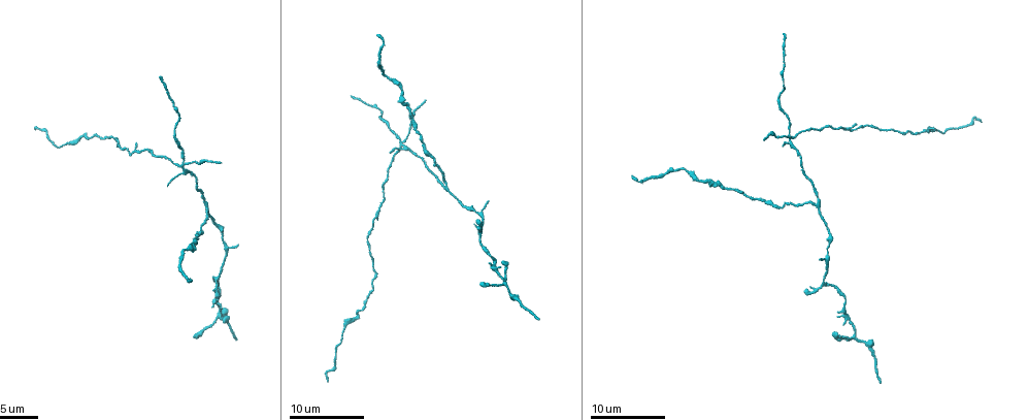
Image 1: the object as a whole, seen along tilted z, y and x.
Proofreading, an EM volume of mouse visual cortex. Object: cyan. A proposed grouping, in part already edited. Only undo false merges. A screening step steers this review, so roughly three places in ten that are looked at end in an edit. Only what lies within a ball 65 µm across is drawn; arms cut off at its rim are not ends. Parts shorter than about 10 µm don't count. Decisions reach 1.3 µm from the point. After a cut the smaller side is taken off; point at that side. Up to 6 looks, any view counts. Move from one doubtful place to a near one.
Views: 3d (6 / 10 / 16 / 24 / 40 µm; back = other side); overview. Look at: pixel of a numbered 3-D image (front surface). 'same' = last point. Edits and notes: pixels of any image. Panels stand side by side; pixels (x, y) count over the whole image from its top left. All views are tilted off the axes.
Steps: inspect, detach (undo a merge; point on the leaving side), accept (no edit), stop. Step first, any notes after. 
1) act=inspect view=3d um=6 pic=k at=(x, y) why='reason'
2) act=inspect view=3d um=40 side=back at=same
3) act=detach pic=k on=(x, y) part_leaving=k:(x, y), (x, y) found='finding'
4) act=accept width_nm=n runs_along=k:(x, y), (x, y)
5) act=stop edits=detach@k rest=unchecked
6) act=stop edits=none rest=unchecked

act=inspect view=3d um=10 pic=1 at=(178, 167) why='four-way junction'

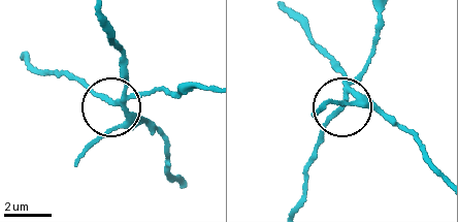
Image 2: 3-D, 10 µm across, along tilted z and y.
act=detach pic=2 on=(97, 94) width_nm=190 part_leaving=2:(123, 99), (93, 91), (72, 75), (36, 68), (21, 56) found='two neurons meet here'

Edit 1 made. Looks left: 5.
act=inspect view=overview

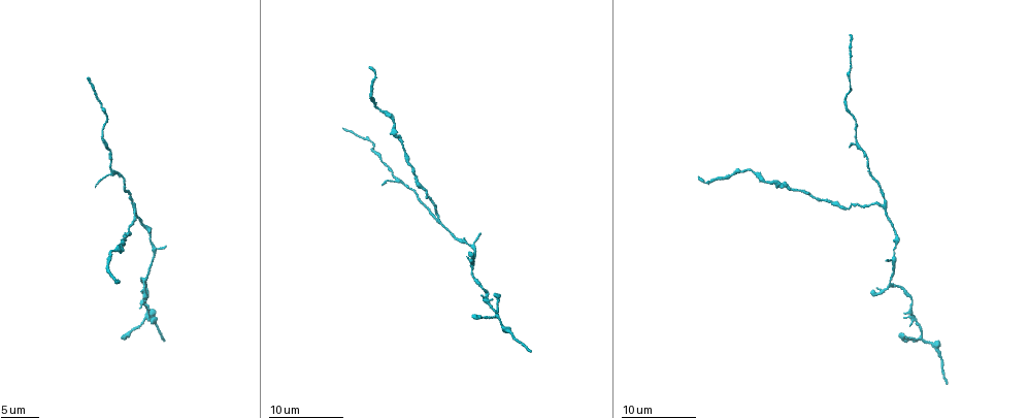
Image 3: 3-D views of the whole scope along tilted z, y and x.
act=inspect view=3d um=10 pic=3 at=(145, 318) why='calibre changes'

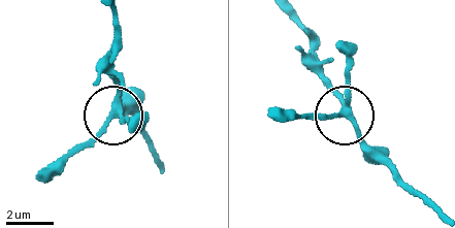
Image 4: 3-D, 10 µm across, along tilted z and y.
act=accept runs_along=4:(296, 21), (314, 42), (347, 119), (392, 171) found='one neuron here'

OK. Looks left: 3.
act=inspect view=3d um=10 pic=3 at=(440, 220)

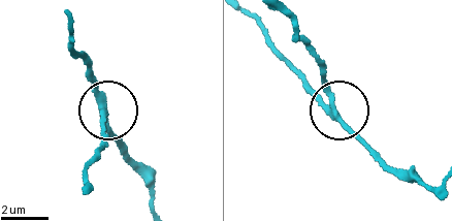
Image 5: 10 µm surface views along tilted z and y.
act=detach pic=5 on=(100, 120) side_arm_um=30 part_leaving=5:(334, 112), (318, 58), (295, 37), (286, 13) found='two neurons meet here'

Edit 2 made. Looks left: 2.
act=stop edits=detach@2,detach@5 rest=unchecked

